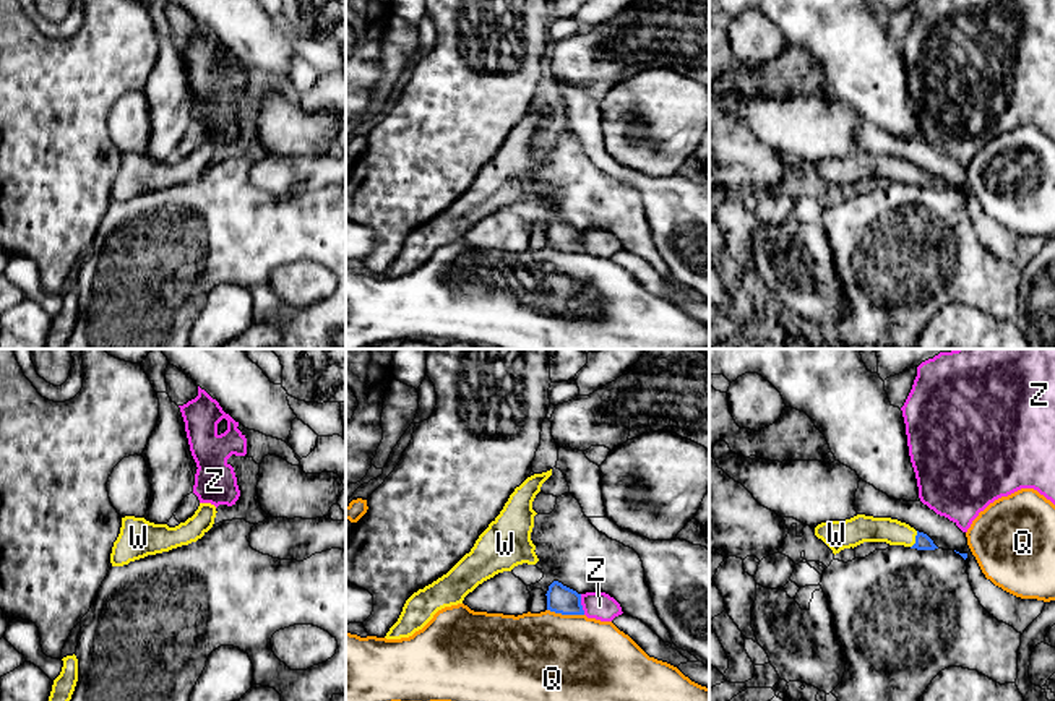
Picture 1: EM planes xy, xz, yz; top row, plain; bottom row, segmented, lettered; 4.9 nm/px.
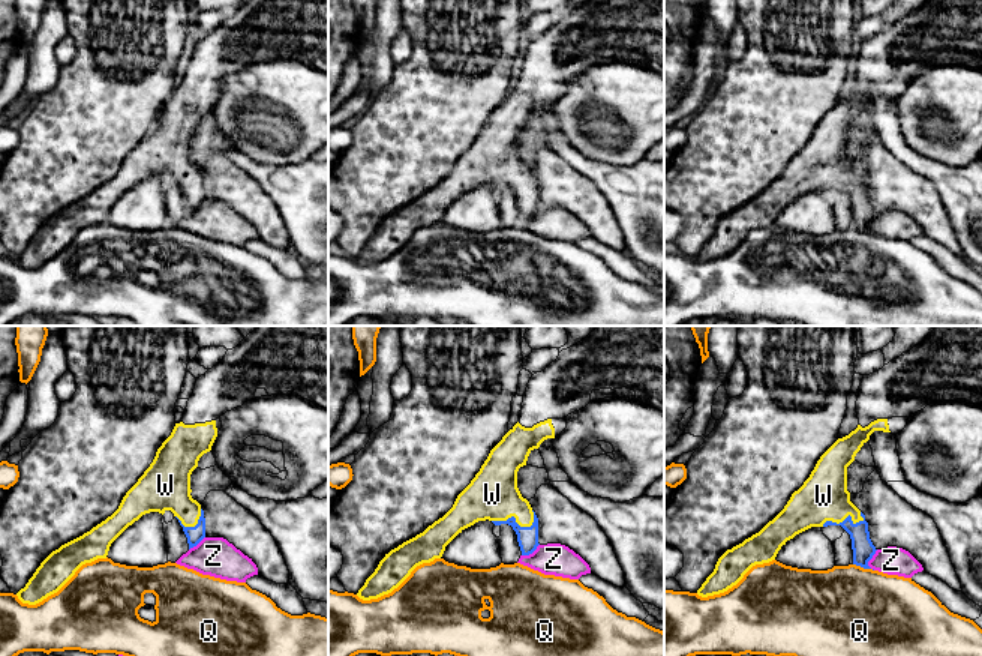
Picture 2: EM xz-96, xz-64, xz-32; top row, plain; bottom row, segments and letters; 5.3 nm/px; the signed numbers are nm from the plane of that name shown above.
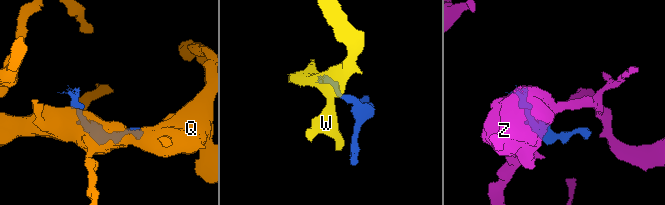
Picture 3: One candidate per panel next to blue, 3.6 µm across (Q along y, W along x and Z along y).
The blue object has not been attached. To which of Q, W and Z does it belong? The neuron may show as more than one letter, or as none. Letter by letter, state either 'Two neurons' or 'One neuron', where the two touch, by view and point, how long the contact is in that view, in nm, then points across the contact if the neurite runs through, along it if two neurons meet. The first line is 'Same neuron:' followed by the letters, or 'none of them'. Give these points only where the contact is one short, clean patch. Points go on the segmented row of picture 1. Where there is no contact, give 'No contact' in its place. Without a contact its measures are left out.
Same neuron: W
Q: Two neurons. Touches blue at xz (565, 614). Shared border 190 nm
W: One neuron. Touches blue at yz (916, 539). Shared border 90 nm. Path across: yz (922, 541), (916, 539), (887, 529), (867, 528)
Z: Two neurons. Touches blue at xz (580, 604). Shared border 110 nm

